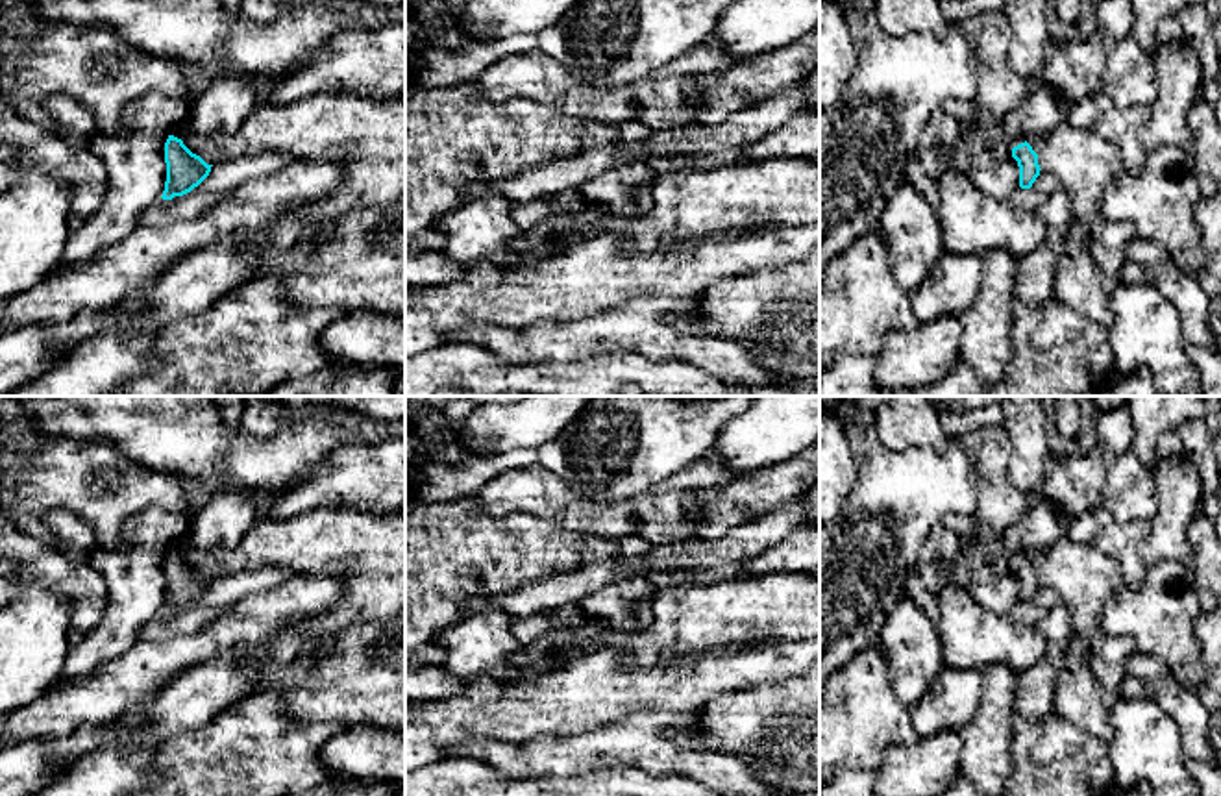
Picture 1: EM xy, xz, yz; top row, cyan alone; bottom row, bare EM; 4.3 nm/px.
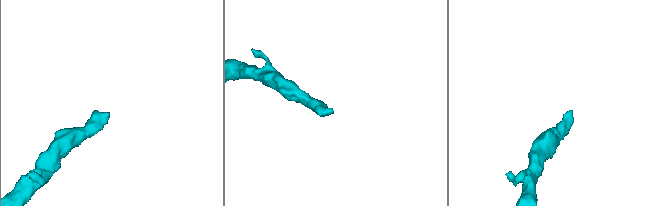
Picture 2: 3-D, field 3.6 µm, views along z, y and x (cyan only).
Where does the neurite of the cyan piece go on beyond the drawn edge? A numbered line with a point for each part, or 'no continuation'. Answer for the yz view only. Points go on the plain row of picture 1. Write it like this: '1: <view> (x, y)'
1: yz (1042, 524)

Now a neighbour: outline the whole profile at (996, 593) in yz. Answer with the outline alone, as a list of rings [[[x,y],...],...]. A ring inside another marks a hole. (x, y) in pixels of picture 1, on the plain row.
[[[949,515],[944,524],[951,528],[962,544],[968,563],[968,591],[986,611],[1008,615],[1019,603],[1019,581],[1010,570],[1003,576],[995,574],[979,544],[975,533],[975,516]]]

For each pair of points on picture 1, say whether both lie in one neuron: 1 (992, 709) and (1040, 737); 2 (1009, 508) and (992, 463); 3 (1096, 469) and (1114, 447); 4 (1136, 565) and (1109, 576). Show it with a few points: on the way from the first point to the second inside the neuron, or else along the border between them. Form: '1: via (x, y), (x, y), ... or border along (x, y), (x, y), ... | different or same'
1: border along (1016, 713), (1014, 767) | different
2: via (998, 497), (992, 474) | same
3: via (1097, 463), (1109, 452) | same
4: border along (1085, 545), (1109, 554), (1125, 582) | different

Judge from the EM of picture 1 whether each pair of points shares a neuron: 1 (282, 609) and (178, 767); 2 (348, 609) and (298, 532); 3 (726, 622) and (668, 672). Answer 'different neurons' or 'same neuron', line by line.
1: different neurons
2: same neuron
3: different neurons

